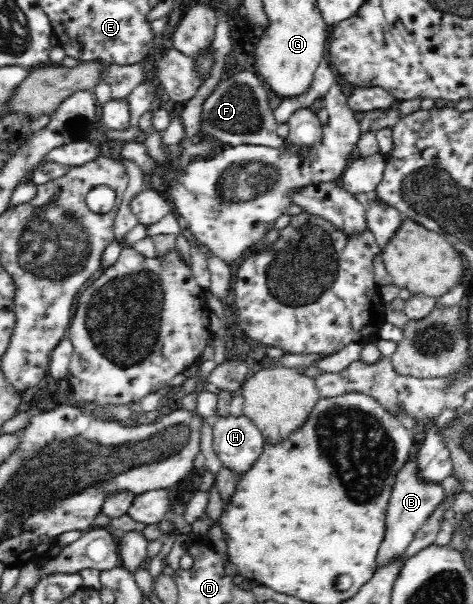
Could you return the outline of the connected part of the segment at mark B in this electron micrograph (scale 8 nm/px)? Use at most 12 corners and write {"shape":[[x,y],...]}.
{"shape":[[415,457],[396,473],[376,573],[405,558],[446,494],[415,476]]}

